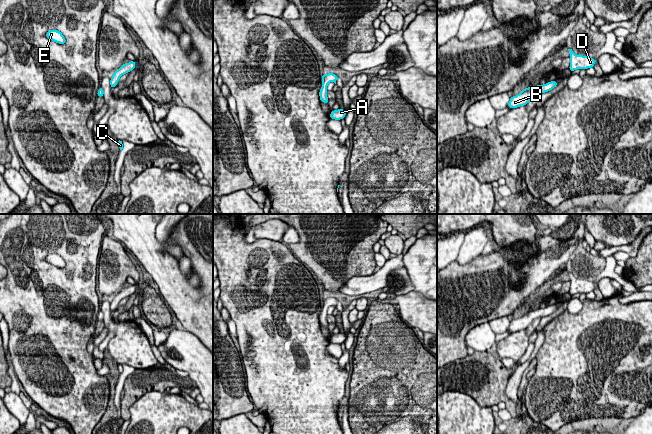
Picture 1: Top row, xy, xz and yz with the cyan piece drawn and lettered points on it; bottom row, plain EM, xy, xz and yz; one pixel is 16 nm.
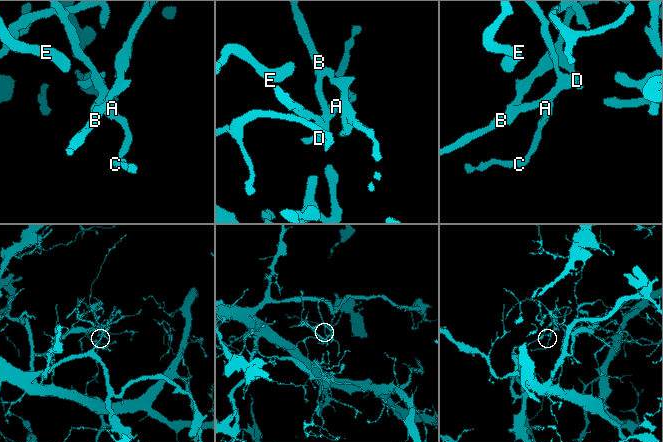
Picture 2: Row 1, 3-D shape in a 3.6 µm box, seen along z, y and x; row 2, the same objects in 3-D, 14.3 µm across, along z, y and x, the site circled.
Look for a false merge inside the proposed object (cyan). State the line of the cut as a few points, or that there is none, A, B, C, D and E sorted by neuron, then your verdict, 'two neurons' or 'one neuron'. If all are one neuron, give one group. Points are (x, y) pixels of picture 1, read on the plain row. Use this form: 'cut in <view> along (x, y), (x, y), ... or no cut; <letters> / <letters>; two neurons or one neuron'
no cut; A B C D E; one neuron

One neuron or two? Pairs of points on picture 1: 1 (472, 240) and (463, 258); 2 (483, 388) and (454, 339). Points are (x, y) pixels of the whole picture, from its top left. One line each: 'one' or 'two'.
1: one
2: two

